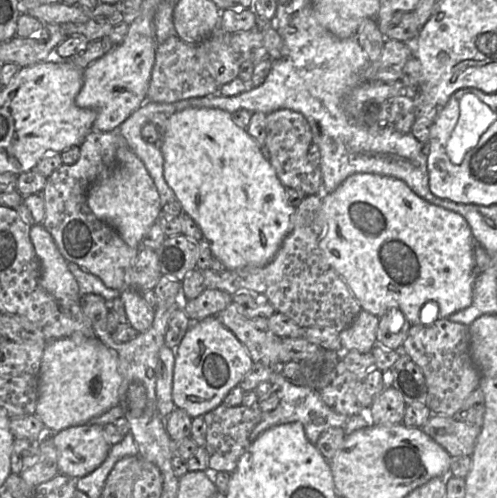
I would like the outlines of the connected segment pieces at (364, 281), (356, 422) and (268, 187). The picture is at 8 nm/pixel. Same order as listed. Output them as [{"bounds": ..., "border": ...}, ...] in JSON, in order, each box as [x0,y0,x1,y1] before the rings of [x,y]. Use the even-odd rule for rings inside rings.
[{"bounds":[319,173,477,325],"border":[[[356,173],[349,176],[336,190],[322,196],[322,232],[319,247],[331,267],[346,282],[363,310],[381,317],[391,308],[399,309],[411,325],[421,324],[420,311],[423,306],[433,301],[438,306],[438,319],[448,318],[451,314],[469,307],[473,301],[473,287],[477,276],[474,258],[475,242],[471,228],[459,213],[437,206],[417,195],[404,181],[387,175]]]},{"bounds":[249,367,369,445],"border":[[[281,367],[270,369],[268,382],[272,386],[272,391],[278,396],[279,402],[275,409],[269,412],[262,412],[261,421],[254,427],[249,435],[250,442],[253,442],[266,429],[280,424],[290,422],[300,422],[303,426],[306,438],[315,445],[320,434],[331,427],[342,427],[346,435],[352,432],[368,427],[369,424],[360,415],[346,416],[339,414],[329,408],[321,399],[319,391],[313,390],[306,386],[293,384],[289,379],[281,374]]]},{"bounds":[160,108,295,270],"border":[[[187,108],[176,112],[168,118],[168,128],[160,150],[164,157],[164,178],[181,203],[182,212],[187,213],[200,227],[203,238],[209,243],[213,257],[218,258],[227,270],[236,270],[246,266],[262,267],[270,262],[278,252],[292,224],[295,207],[288,203],[285,187],[281,184],[265,151],[250,137],[245,129],[238,127],[231,114],[216,108]]]}]

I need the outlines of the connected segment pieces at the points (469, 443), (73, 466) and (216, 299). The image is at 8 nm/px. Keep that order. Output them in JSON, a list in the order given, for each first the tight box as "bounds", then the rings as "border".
[{"bounds":[421,415,481,457],"border":[[[432,415],[421,429],[451,457],[471,456],[481,427],[454,417]]]},{"bounds":[51,424,111,480],"border":[[[96,424],[51,432],[51,439],[57,450],[58,474],[74,480],[98,468],[111,447],[103,437],[102,426]]]},{"bounds":[184,288,232,321],"border":[[[206,288],[197,298],[186,302],[184,312],[189,319],[201,321],[224,310],[232,302],[232,296],[219,289]]]}]

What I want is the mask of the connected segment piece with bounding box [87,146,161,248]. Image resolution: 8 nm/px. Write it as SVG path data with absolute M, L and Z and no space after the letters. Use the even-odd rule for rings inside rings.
M129 146L118 148L115 167L90 186L87 205L99 220L113 227L132 248L142 247L144 235L161 214L158 190L142 160Z

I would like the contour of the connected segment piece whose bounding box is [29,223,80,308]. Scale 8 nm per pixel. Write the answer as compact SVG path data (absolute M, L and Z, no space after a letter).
M42 224L30 227L30 240L41 264L41 287L65 308L80 305L79 286L53 237Z

